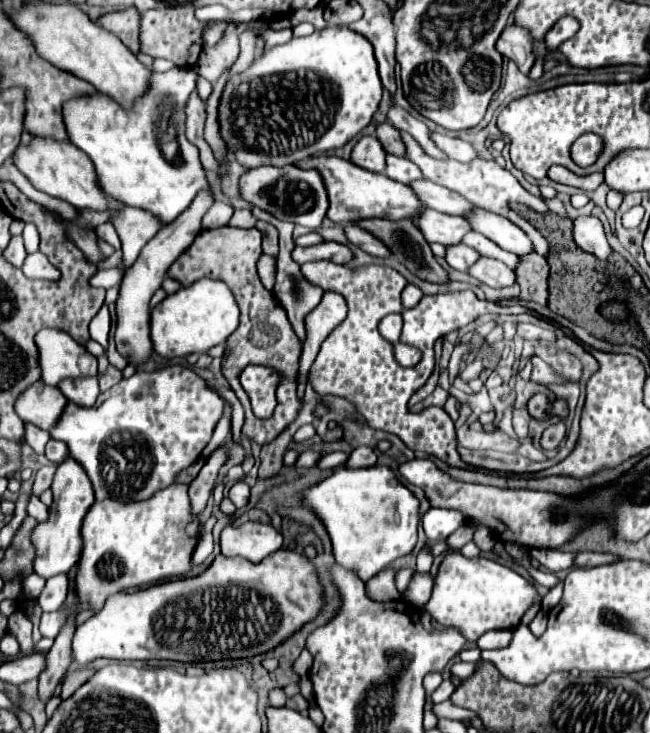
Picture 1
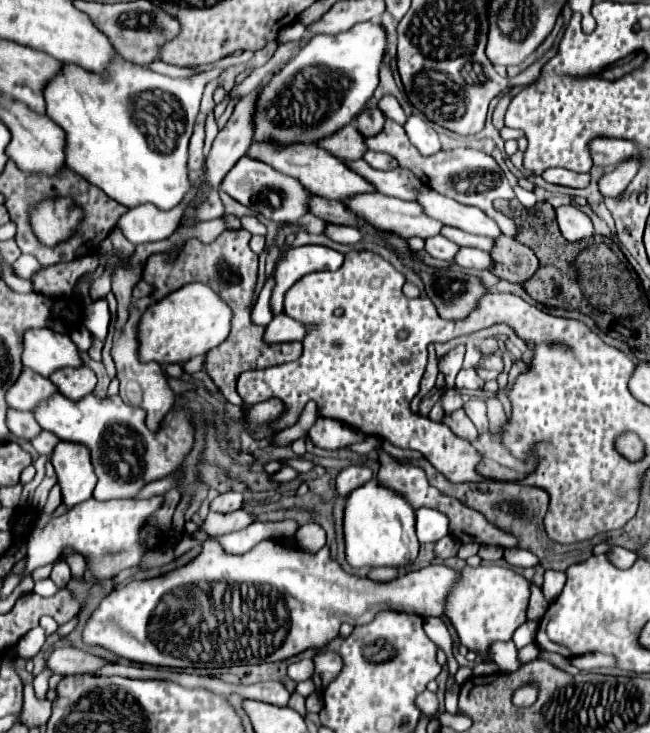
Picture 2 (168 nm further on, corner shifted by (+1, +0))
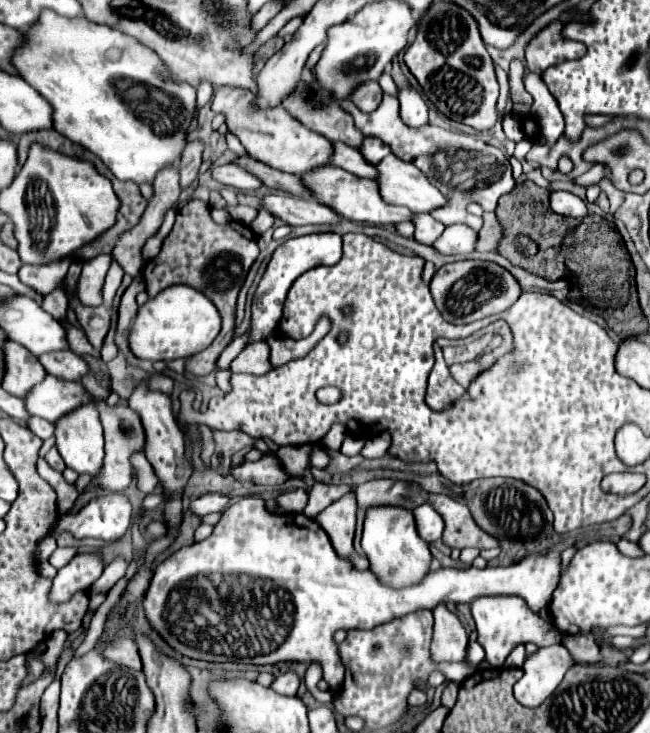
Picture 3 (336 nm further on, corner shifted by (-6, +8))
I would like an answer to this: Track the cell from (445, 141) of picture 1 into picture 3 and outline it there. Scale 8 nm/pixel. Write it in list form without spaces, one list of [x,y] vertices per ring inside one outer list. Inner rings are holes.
[[[413,88],[399,90],[399,104],[401,104],[401,120],[409,128],[421,128],[429,124],[429,108]]]

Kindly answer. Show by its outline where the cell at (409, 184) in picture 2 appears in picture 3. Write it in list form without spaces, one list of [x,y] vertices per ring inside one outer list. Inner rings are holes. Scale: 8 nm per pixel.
[[[335,142],[333,146],[335,146],[335,154],[333,154],[333,164],[335,166],[345,168],[345,170],[361,176],[361,178],[373,178],[375,180],[379,176],[377,166],[369,164],[359,150],[349,148],[345,144],[339,144],[339,142]]]

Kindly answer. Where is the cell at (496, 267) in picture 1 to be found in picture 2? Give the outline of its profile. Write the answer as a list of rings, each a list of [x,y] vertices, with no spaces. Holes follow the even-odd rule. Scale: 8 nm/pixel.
[[[460,248],[458,256],[454,256],[454,262],[462,268],[476,268],[476,270],[490,270],[492,260],[488,252],[482,252],[480,248]]]

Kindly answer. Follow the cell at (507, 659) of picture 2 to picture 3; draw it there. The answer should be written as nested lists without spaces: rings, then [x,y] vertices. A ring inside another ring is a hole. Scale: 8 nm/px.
[[[563,644],[539,648],[535,654],[525,656],[523,678],[515,684],[515,698],[523,706],[539,706],[553,694],[563,680],[573,658]]]

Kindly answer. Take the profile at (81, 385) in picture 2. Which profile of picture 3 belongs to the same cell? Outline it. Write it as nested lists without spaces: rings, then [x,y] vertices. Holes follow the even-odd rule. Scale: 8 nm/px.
[[[49,352],[49,356],[39,356],[45,370],[59,378],[79,382],[89,374],[89,364],[75,352]]]

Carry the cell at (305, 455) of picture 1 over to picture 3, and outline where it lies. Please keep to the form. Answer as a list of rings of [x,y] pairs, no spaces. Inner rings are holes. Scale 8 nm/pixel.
[[[263,456],[257,462],[245,462],[233,470],[233,476],[239,480],[253,480],[255,484],[283,484],[289,480],[281,460],[277,456]]]

